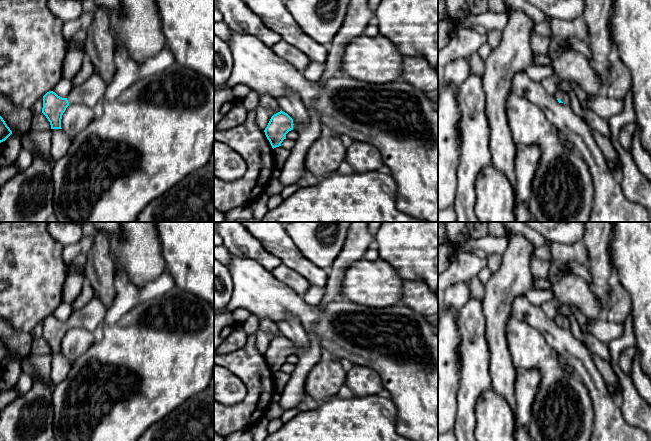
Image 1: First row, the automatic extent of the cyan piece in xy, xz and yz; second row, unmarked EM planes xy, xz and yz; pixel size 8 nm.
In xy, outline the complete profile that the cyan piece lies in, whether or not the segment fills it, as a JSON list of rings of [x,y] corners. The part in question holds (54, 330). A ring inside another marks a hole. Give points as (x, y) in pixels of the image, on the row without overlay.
[[[93,297],[84,307],[73,311],[67,322],[49,315],[43,320],[42,337],[50,346],[51,353],[62,353],[61,343],[70,328],[83,328],[90,332],[104,322],[108,308],[96,297]]]

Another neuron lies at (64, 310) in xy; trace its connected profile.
[[[61,302],[52,315],[62,322],[67,322],[72,312],[71,304]]]

